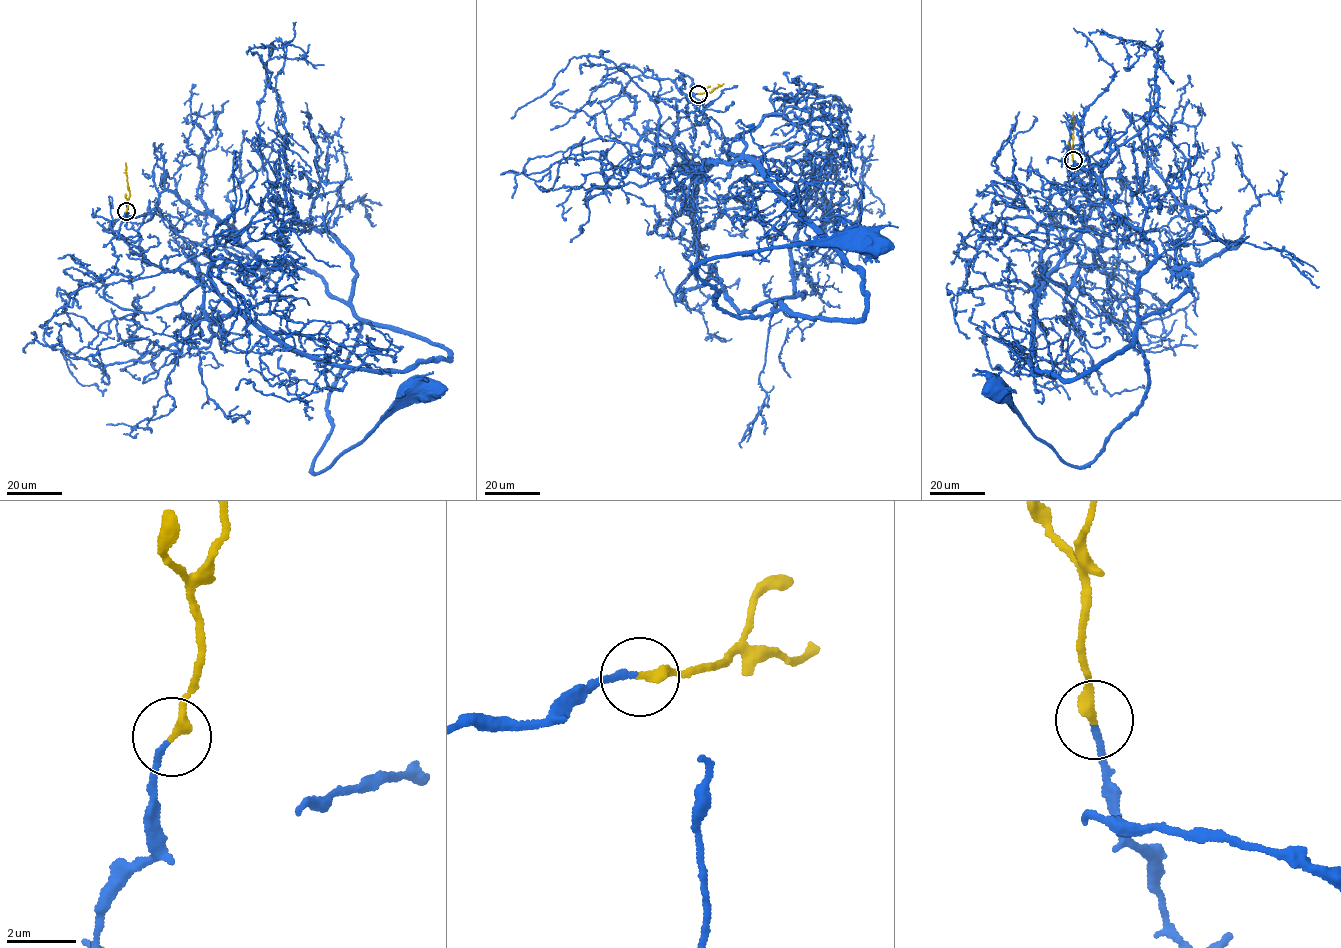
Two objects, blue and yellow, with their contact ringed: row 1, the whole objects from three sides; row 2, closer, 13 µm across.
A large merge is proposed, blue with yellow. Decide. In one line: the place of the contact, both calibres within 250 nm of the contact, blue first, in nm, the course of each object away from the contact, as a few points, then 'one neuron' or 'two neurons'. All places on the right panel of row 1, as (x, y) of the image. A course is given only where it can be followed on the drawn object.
at (1073, 160); 150 nm thick on the blue side, 320 nm on the other; blue runs (1073, 161), (1099, 247), (1140, 246), (1190, 289), (1142, 319), (1145, 398), (1085, 465), (993, 390); yellow runs (1073, 160), (1072, 111); one neuron

